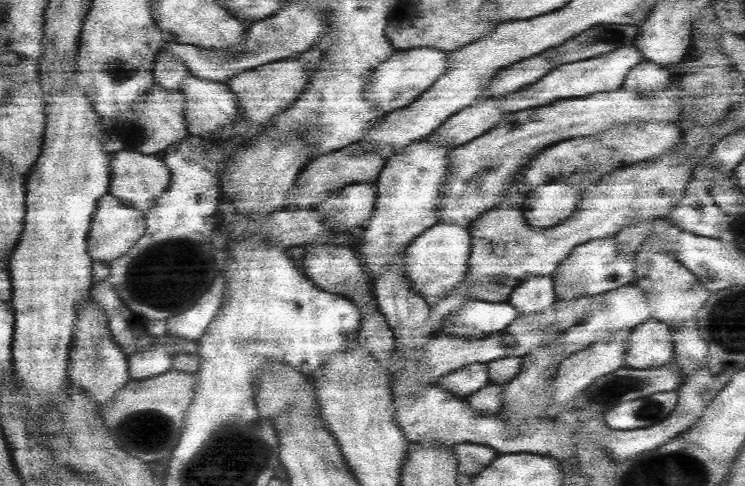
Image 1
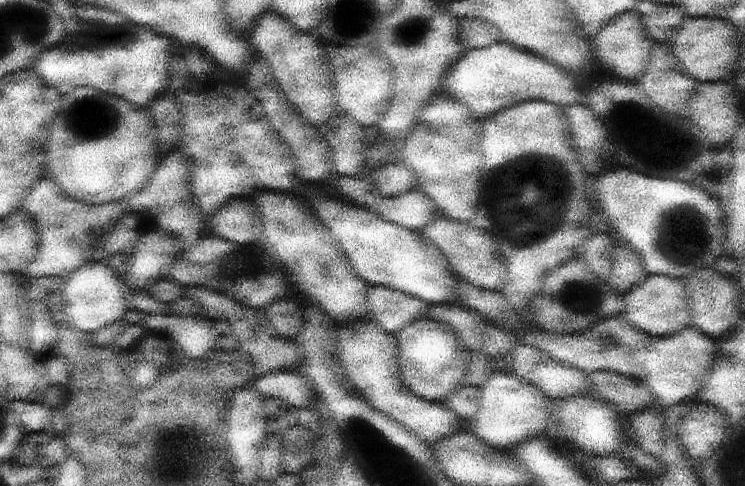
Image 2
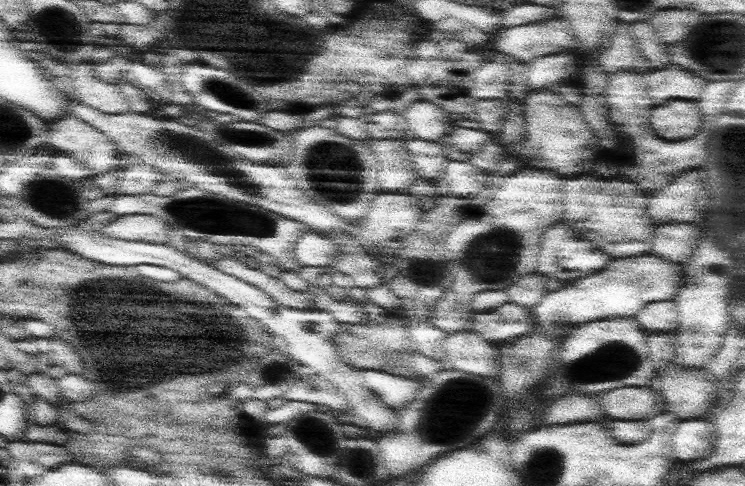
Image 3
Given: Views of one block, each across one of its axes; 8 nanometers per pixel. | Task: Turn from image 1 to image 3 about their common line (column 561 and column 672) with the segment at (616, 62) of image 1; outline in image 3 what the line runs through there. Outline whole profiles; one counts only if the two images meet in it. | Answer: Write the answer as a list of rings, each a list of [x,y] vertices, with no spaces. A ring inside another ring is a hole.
[[[664,66],[656,72],[649,72],[645,75],[647,79],[647,91],[648,96],[652,98],[654,104],[664,104],[668,100],[674,100],[674,98],[700,98],[702,92],[704,91],[704,82],[702,78],[694,73],[686,70],[682,70],[682,66]]]

